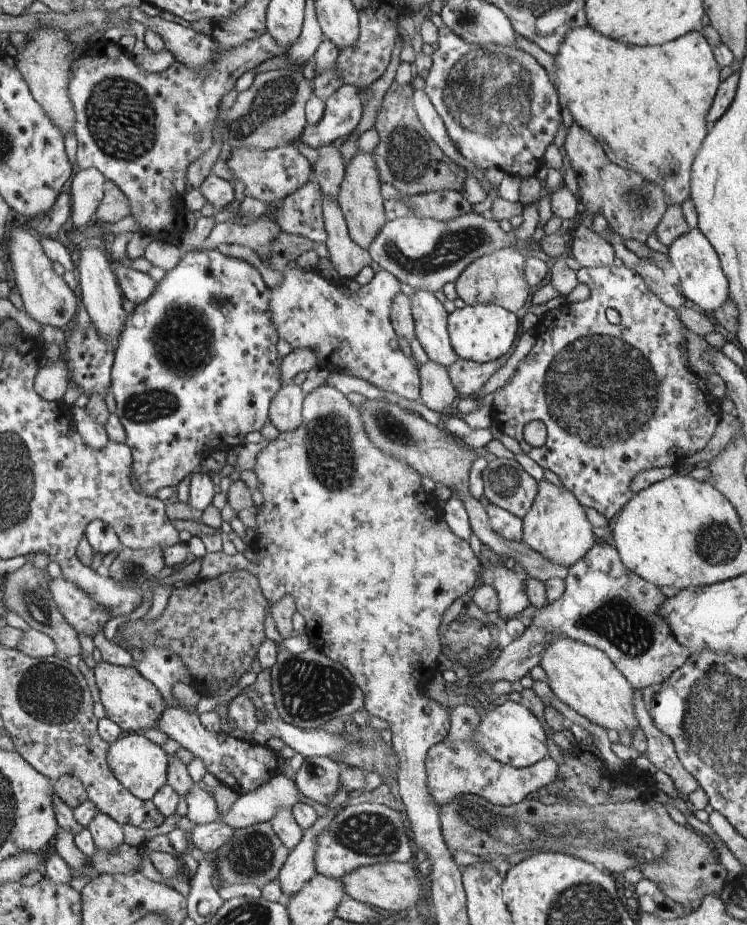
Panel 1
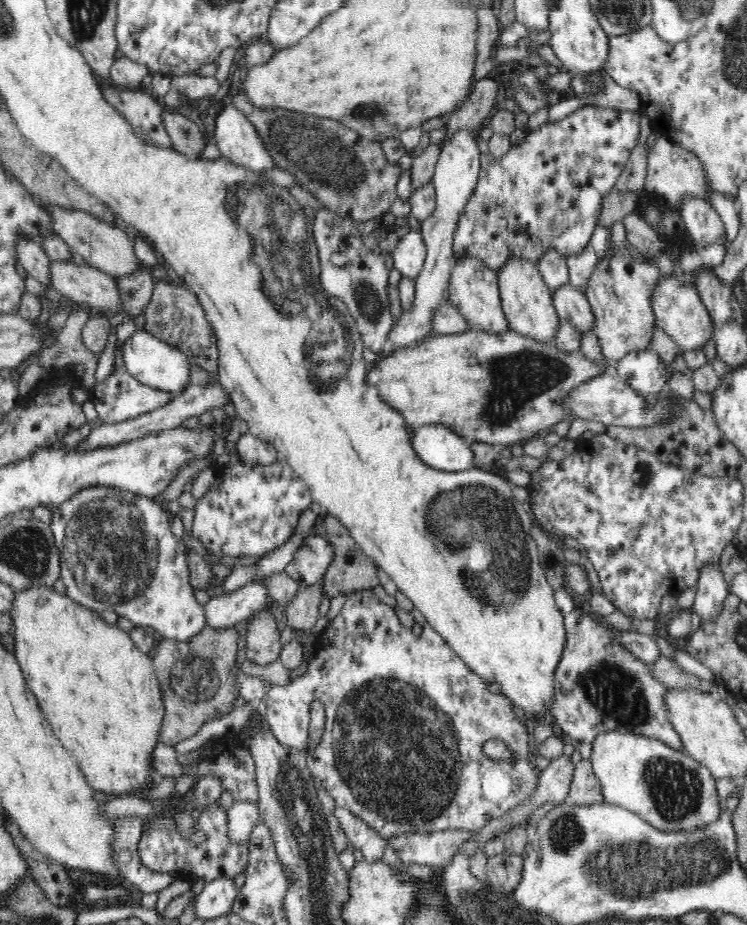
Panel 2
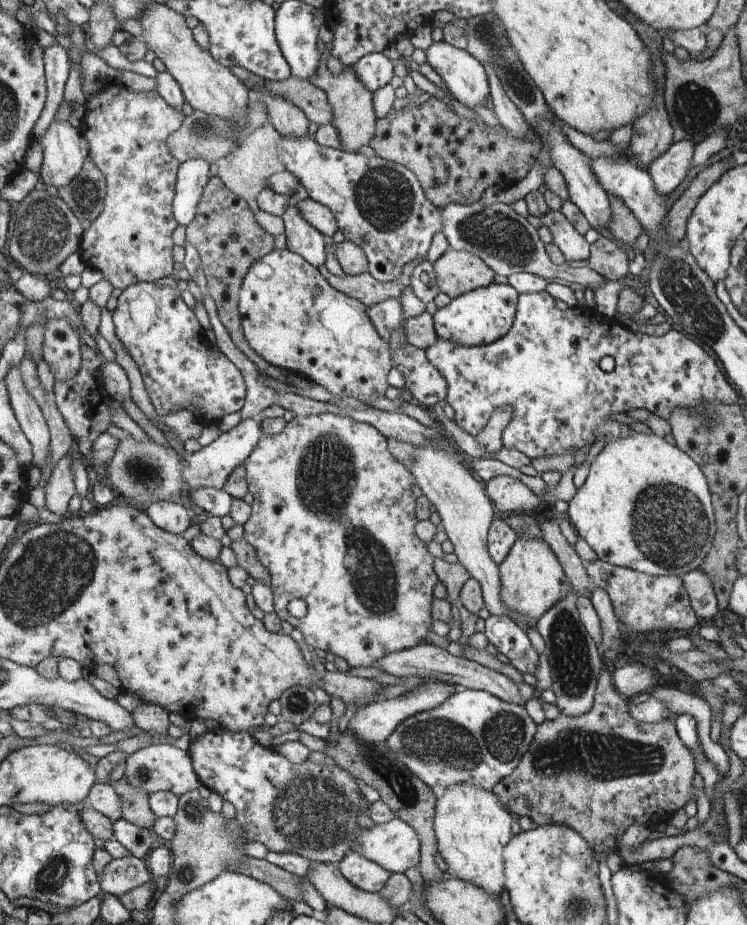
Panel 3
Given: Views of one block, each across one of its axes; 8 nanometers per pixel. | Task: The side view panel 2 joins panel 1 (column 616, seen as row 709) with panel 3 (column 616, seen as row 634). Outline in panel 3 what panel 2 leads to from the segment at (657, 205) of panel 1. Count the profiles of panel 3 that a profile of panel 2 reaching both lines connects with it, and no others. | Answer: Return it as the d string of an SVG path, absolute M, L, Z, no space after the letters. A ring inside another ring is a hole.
M612 194L608 196L611 202L612 222L607 228L614 238L633 246L640 233L643 232L642 225L620 199Z

